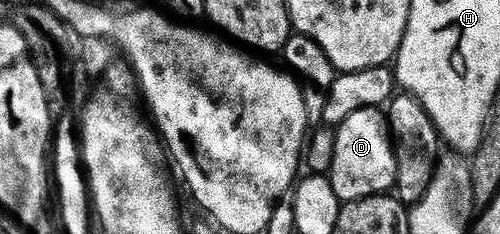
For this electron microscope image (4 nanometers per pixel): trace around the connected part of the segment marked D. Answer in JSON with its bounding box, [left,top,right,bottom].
[327,108,396,201]

